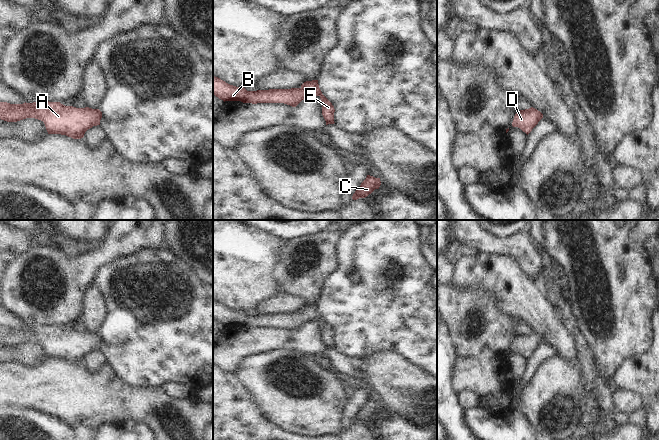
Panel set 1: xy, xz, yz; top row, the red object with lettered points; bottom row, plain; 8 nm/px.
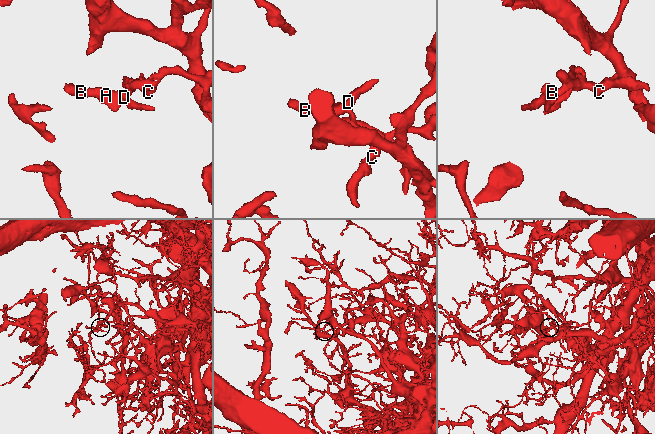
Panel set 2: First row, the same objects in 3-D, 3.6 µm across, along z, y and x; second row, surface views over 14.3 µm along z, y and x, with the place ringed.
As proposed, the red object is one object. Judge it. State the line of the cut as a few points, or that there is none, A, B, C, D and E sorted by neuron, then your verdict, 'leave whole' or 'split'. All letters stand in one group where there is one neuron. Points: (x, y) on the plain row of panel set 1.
no cut; A B C D E; leave whole

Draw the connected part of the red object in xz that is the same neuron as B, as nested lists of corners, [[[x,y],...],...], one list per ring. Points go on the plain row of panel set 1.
[[[213,300],[213,319],[225,325],[241,325],[243,327],[284,327],[296,331],[306,322],[319,320],[322,326],[322,339],[326,349],[334,348],[334,330],[322,318],[318,304],[306,305],[300,312],[269,313],[247,315],[244,311],[236,311]]]

